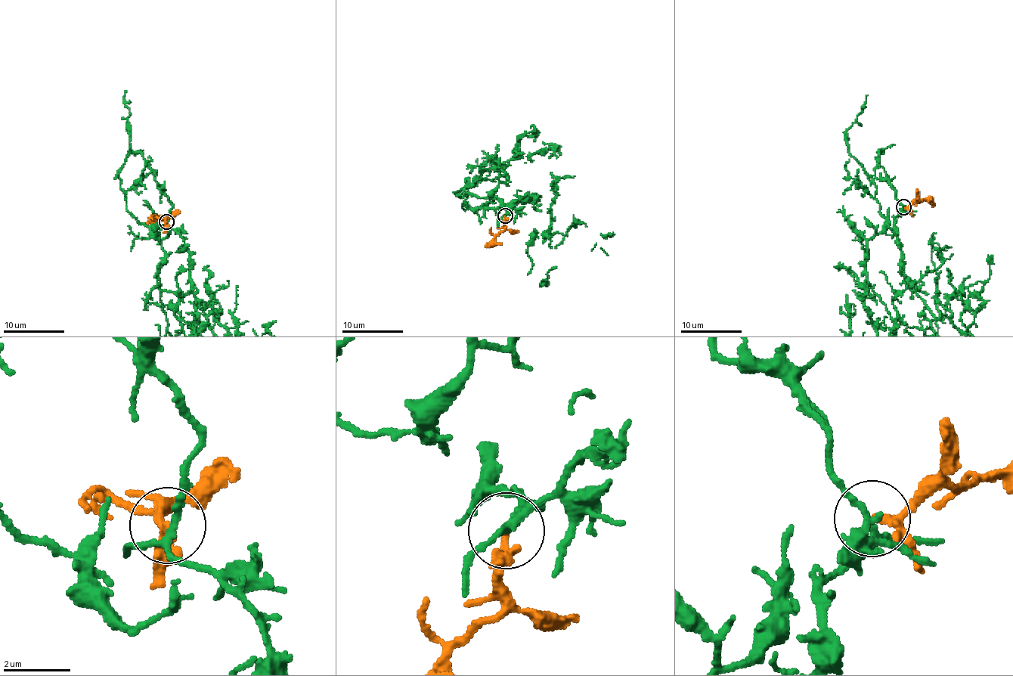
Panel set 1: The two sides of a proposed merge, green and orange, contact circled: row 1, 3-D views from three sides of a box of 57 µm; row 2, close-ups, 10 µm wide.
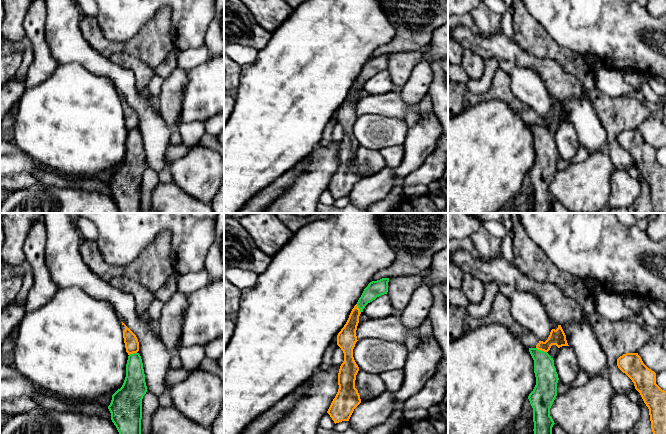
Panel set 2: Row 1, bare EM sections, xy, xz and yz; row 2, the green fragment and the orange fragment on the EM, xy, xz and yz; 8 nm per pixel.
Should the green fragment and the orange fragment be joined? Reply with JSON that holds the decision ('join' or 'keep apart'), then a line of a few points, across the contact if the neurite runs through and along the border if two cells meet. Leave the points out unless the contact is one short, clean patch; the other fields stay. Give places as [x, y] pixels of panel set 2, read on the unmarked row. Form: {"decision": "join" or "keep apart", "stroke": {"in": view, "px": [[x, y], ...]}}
{"decision": "keep apart", "stroke": {"in": "yz", "px": [[536, 123], [546, 128]]}}

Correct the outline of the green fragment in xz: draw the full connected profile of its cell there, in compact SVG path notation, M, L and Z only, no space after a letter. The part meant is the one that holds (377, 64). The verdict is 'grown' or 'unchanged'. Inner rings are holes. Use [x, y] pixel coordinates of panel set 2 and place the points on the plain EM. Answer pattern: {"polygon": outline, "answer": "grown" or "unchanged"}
{"polygon": "M382 54L377 57L372 57L364 65L361 73L357 78L360 88L363 88L365 82L375 76L377 73L387 70L389 54Z", "answer": "unchanged"}

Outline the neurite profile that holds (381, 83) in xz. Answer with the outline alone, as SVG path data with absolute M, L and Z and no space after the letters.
M387 70L377 73L368 79L363 85L363 89L369 94L384 94L395 90L390 74Z

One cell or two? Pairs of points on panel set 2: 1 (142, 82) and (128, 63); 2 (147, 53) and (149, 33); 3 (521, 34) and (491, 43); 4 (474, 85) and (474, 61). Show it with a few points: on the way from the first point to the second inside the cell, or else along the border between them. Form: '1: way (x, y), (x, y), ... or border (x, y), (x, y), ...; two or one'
1: way (142, 77), (133, 66); one
2: way (149, 48), (149, 38); one
3: border (511, 39), (524, 50), (531, 53); two
4: border (484, 60), (483, 74), (477, 79), (469, 79); two

